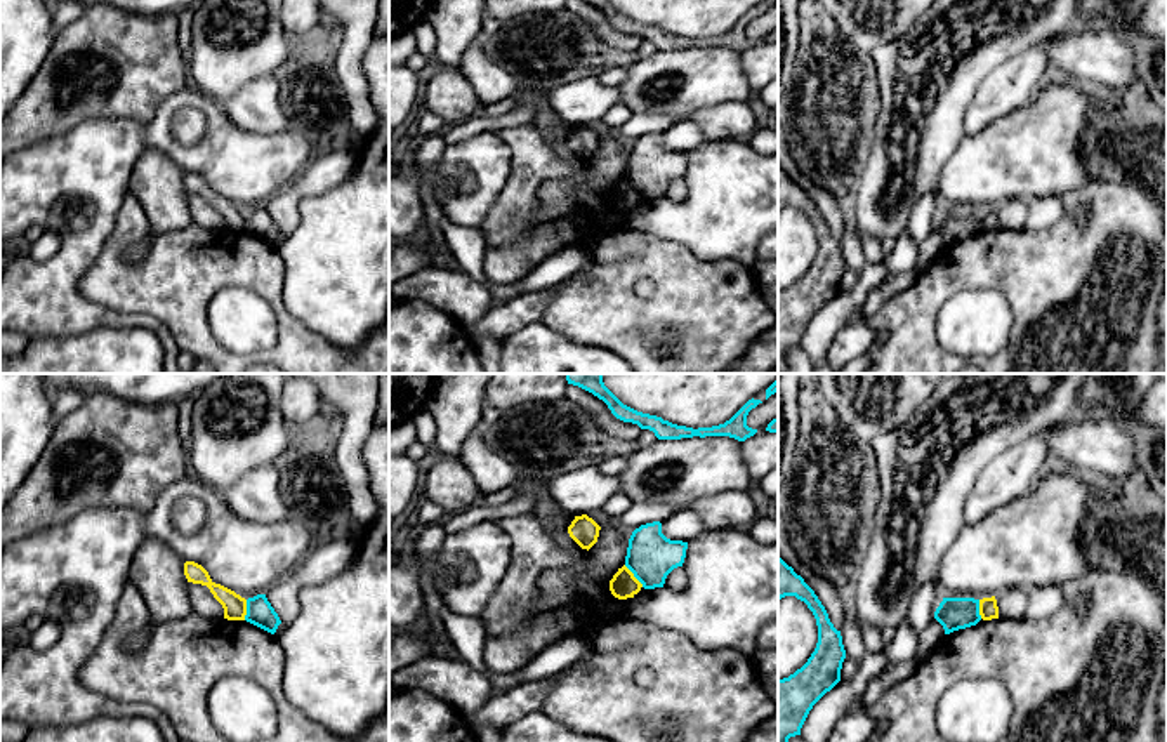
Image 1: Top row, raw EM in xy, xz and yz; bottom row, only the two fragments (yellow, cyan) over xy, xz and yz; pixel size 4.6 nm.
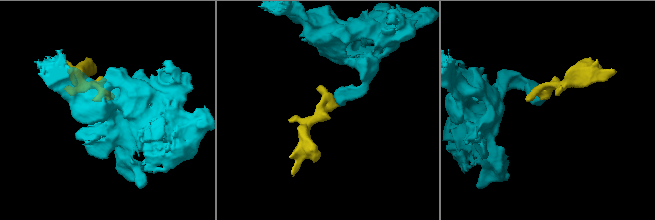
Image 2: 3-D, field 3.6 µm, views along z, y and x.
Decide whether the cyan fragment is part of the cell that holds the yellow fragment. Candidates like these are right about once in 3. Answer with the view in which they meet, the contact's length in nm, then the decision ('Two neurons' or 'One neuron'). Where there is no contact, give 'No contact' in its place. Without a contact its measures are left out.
Touches yellow in xz. Shared border 140 nm. Two neurons

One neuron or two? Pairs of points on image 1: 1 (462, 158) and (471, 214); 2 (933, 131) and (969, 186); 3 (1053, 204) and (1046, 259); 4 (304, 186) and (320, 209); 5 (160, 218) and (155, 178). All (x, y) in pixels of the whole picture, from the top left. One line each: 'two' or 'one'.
1: one
2: two
3: two
4: two
5: one

